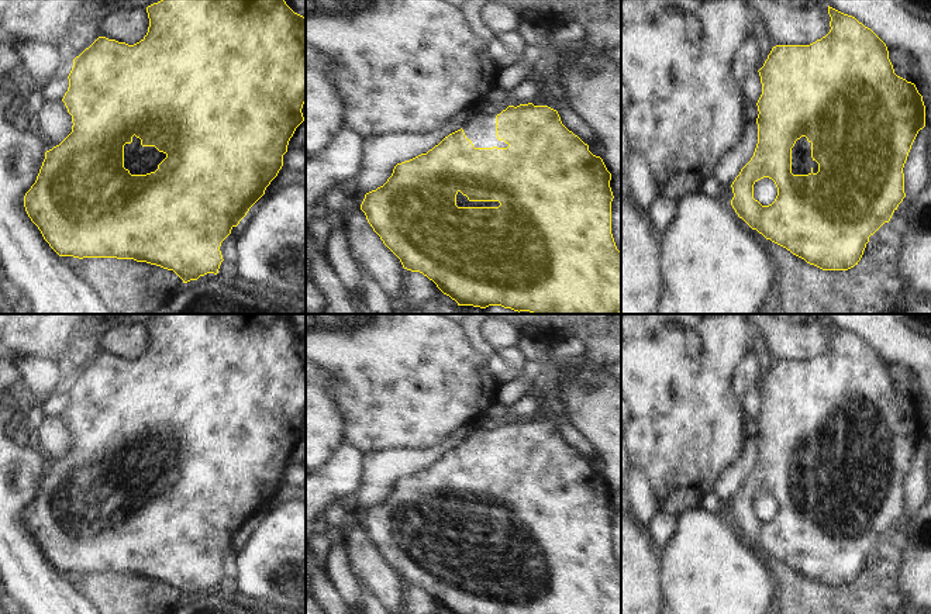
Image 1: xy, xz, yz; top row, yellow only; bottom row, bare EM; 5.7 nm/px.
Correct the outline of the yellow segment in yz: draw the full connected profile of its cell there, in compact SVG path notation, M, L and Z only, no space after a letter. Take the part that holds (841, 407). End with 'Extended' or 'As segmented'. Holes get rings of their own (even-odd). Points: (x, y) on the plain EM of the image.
M830 321L828 330L831 332L831 345L825 352L810 361L776 361L768 370L763 382L758 386L762 399L762 410L756 418L759 427L756 434L758 459L754 472L741 484L731 500L734 508L731 521L738 532L752 545L756 545L766 555L786 563L807 579L823 586L848 586L861 576L869 552L885 538L890 537L893 528L906 513L903 483L918 446L925 442L925 421L916 400L894 389L886 359L870 344L865 342L855 332L844 330ZM763 493L772 494L777 503L777 511L769 521L762 521L754 514L754 500Z. Extended.

